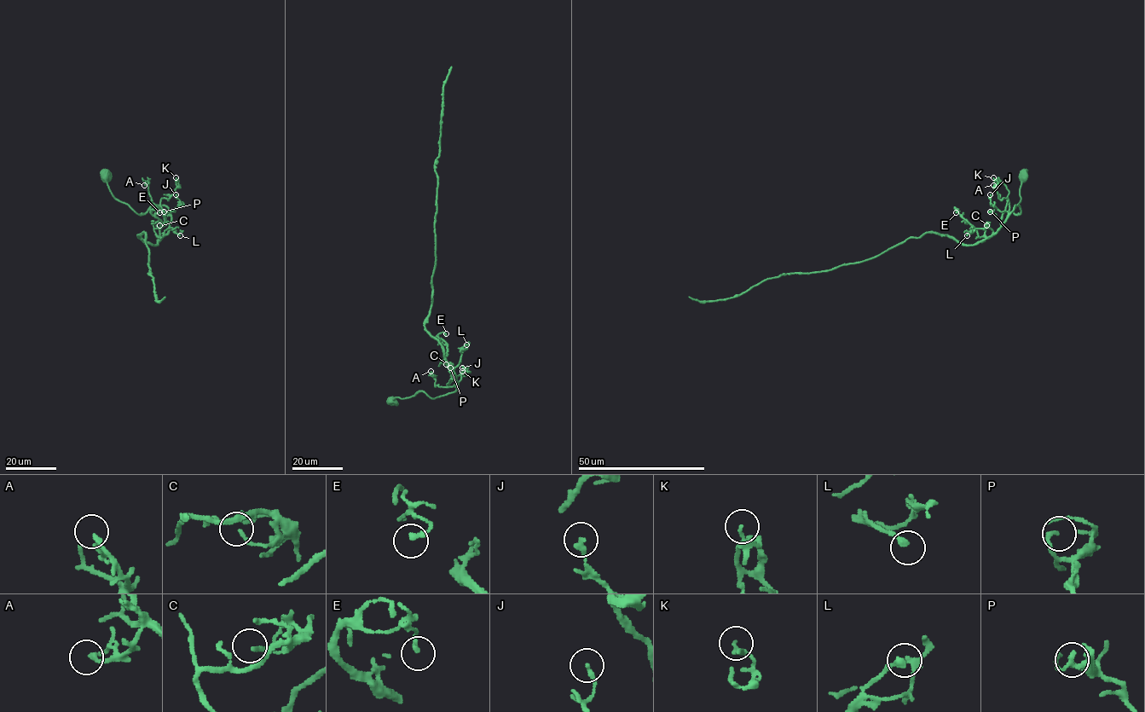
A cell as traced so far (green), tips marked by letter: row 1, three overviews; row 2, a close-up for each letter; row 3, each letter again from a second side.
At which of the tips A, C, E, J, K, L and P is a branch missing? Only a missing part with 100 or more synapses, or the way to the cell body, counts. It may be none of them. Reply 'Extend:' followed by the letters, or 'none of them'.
Extend: none of them

